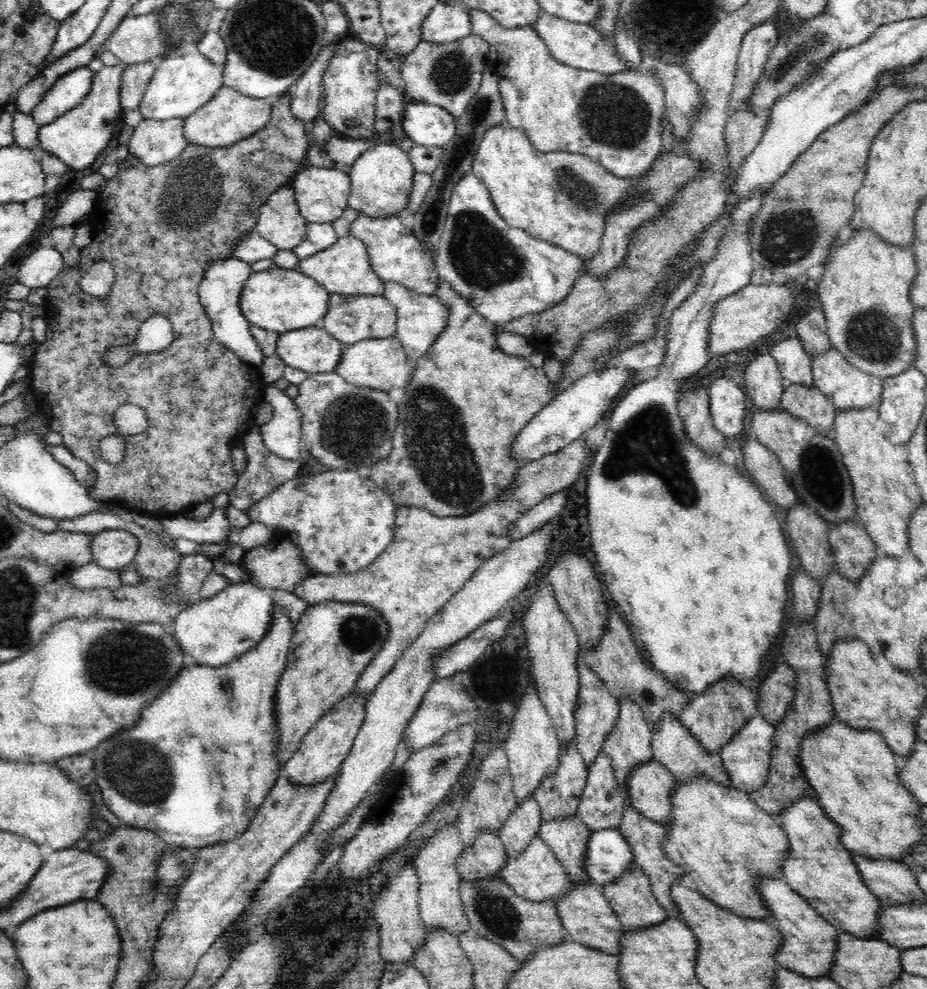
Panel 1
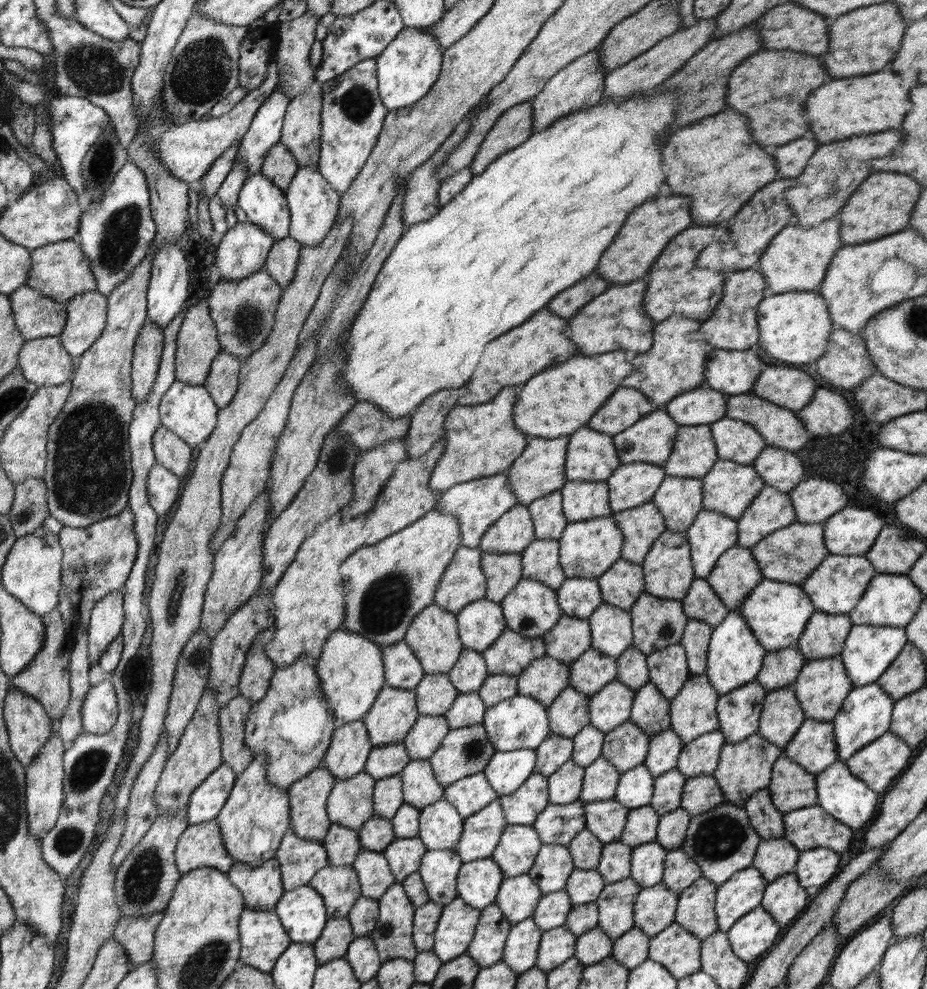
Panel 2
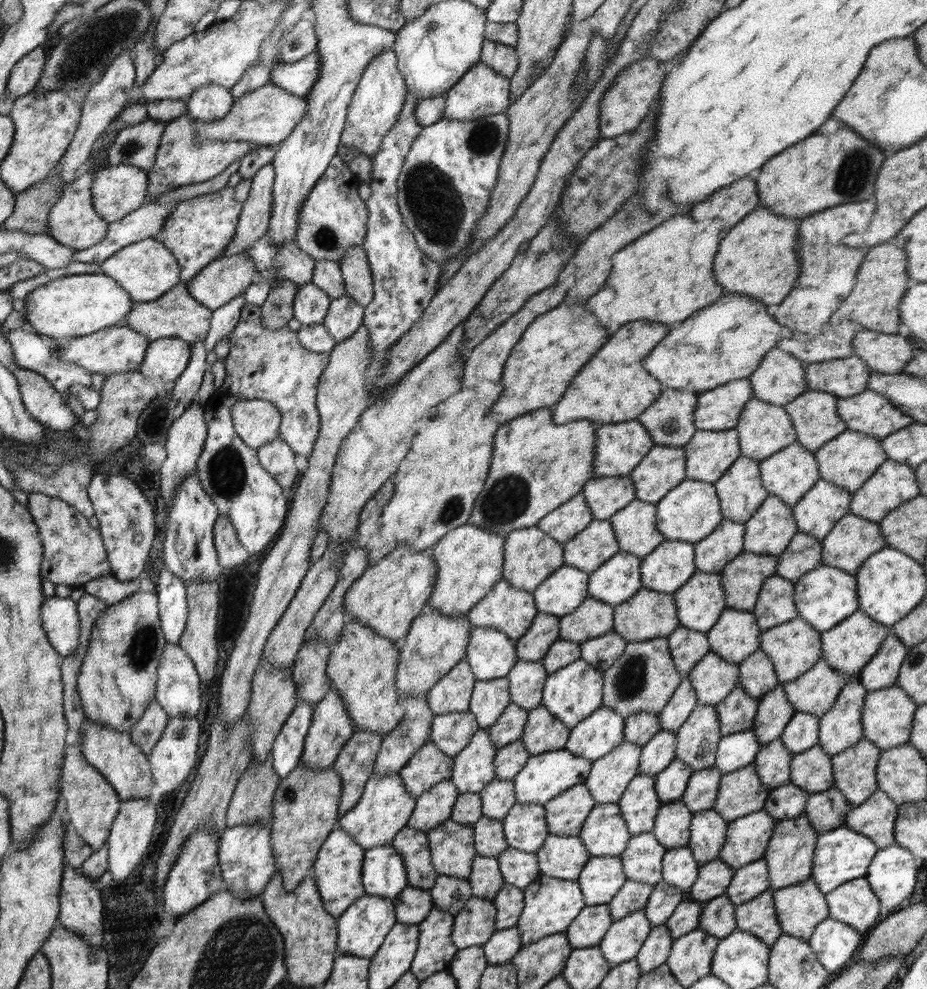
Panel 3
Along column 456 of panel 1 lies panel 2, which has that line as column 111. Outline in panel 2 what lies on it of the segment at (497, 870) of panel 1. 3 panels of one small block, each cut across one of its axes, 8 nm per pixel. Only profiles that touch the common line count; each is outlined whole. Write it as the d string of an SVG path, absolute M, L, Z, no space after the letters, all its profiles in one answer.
M163 732L154 752L150 755L149 761L146 764L142 764L142 770L138 773L136 780L134 781L132 790L129 794L129 805L125 812L126 828L122 833L122 838L119 840L119 845L116 847L116 852L112 859L112 868L117 868L124 862L124 859L130 854L130 851L136 846L148 830L152 827L156 817L160 815L160 811L157 807L157 802L154 800L155 788L158 786L161 772L166 764L167 758L167 734Z

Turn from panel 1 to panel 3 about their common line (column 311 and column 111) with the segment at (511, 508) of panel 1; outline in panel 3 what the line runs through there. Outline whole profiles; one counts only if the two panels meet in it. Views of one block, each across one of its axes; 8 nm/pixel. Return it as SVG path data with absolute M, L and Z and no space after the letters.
M107 575L90 580L82 587L85 589L85 593L98 597L106 604L113 605L145 588L145 585L141 579L121 582L113 576Z

